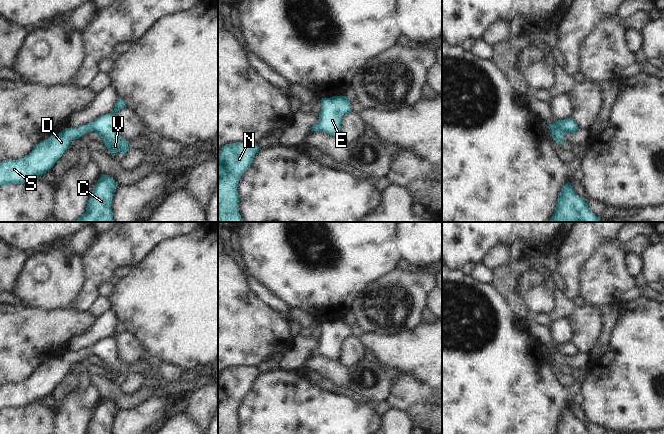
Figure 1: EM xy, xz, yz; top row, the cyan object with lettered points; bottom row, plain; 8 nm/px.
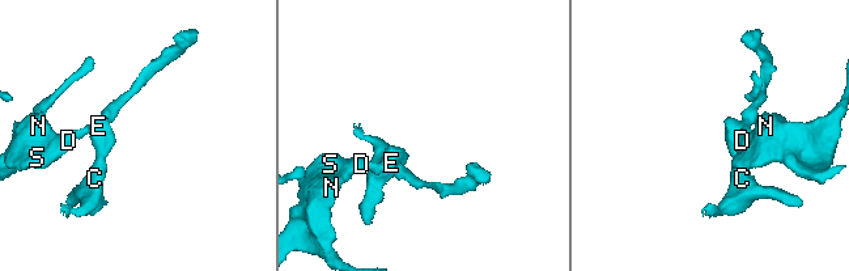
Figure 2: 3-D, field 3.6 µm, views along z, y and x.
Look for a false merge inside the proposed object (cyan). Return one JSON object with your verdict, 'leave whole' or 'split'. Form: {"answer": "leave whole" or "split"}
{"answer": "leave whole"}

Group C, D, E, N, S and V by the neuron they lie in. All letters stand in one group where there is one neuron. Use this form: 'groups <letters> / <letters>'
groups C D E N S V

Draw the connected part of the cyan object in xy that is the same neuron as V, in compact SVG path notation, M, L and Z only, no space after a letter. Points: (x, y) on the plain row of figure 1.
M119 322L114 334L98 341L93 346L74 352L65 352L57 359L36 368L33 374L19 384L8 383L0 387L0 410L21 408L29 403L39 401L51 393L55 386L69 372L74 363L79 363L85 357L95 355L110 374L111 381L115 377L126 377L129 366L118 356L116 337L126 331L123 323Z

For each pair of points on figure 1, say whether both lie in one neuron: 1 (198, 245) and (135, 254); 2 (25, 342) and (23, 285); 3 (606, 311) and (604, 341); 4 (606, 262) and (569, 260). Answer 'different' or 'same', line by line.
1: different
2: different
3: same
4: different

